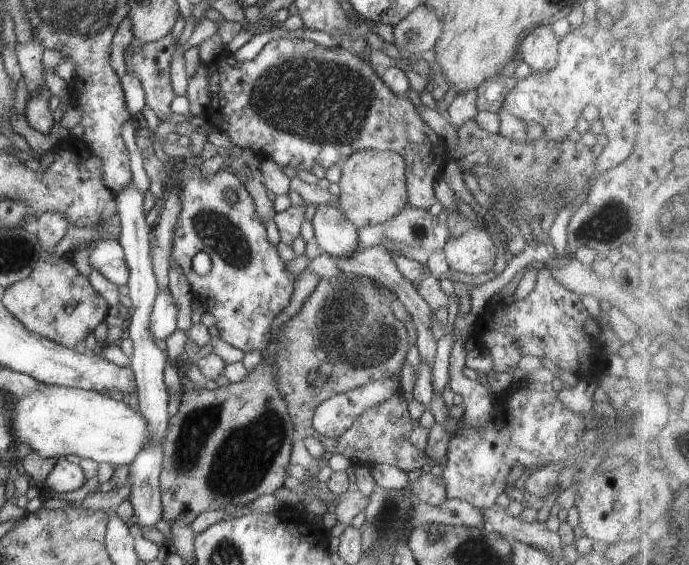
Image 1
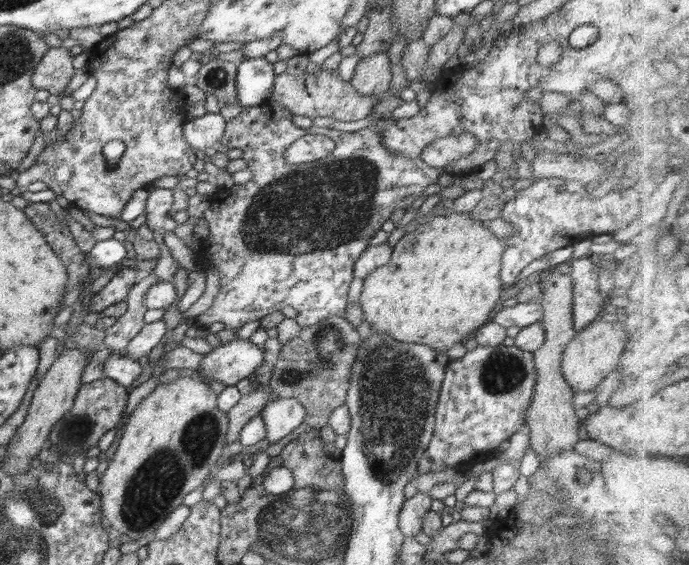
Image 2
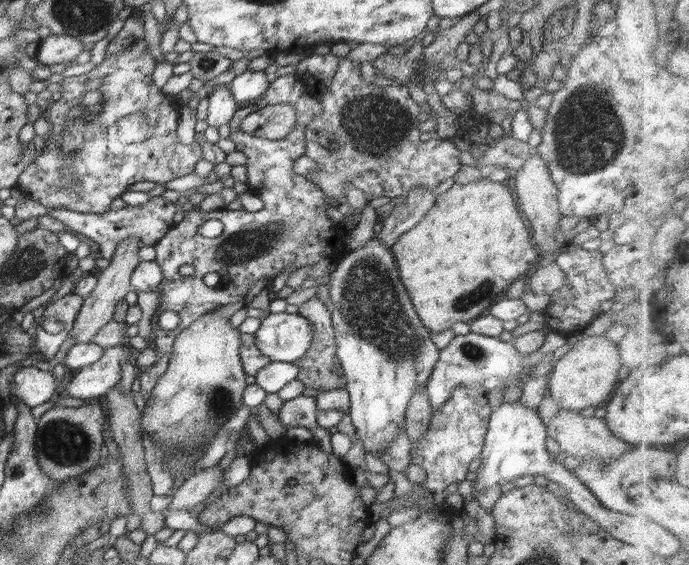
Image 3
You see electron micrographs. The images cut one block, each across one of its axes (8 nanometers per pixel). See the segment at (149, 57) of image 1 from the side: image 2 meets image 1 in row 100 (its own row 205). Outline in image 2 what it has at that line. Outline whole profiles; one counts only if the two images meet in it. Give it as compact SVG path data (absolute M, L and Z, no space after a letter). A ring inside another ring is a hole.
M155 188L150 192L146 202L146 217L150 230L158 231L164 236L165 232L173 231L178 226L169 212L174 205L172 189Z

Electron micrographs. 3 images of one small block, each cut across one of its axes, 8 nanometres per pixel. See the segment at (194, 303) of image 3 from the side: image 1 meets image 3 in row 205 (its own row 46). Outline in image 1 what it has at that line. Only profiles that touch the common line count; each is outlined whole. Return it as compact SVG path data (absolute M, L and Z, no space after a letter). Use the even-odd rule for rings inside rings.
M290 38L270 40L270 42L268 42L268 44L266 44L266 46L264 46L264 48L260 52L260 54L258 54L258 56L256 56L256 58L254 58L254 60L252 60L252 61L237 62L236 59L234 58L234 54L229 53L227 51L216 59L219 59L219 61L220 61L220 64L218 64L218 66L220 66L219 71L218 70L216 71L216 64L214 64L214 66L210 66L210 64L206 64L207 76L209 79L209 90L210 90L209 94L211 95L210 96L210 103L209 103L209 106L207 109L206 118L209 122L209 124L213 128L220 130L221 132L225 132L230 137L231 142L239 149L239 151L244 151L249 154L255 154L255 155L259 156L260 158L269 157L273 162L276 162L276 164L278 164L280 167L281 166L284 166L284 167L291 166L294 169L307 169L307 170L310 170L310 168L312 168L312 166L314 166L315 164L318 164L318 165L324 167L325 169L328 169L331 166L334 166L336 163L342 163L343 159L344 160L348 159L352 154L355 154L357 151L360 151L360 150L398 152L398 154L400 154L400 156L402 156L402 158L404 158L405 164L407 167L406 183L407 183L407 188L408 188L409 204L411 206L414 206L415 208L418 208L418 209L428 210L428 208L430 208L430 206L435 202L436 195L435 195L435 190L433 188L434 180L432 179L432 177L435 176L434 175L435 174L435 171L434 171L435 154L438 154L438 156L440 156L440 158L444 158L444 156L446 156L446 150L450 150L450 149L446 145L445 140L443 138L440 138L440 136L438 136L438 134L436 134L436 132L434 132L434 130L432 130L430 124L426 124L426 122L424 122L424 120L422 120L422 118L420 117L420 114L418 114L417 108L410 101L410 98L408 98L407 96L404 96L401 98L400 98L400 96L396 96L396 94L394 94L394 92L392 92L392 90L390 90L390 88L388 88L388 86L386 86L386 84L383 82L383 80L378 78L378 76L375 74L375 72L373 70L373 67L370 66L369 60L362 60L362 58L359 58L354 53L351 53L347 47L344 48L342 46L336 45L331 48L325 48L325 47L322 47L321 45L318 45L310 40L301 40L298 38L294 38L293 40L290 40Z

